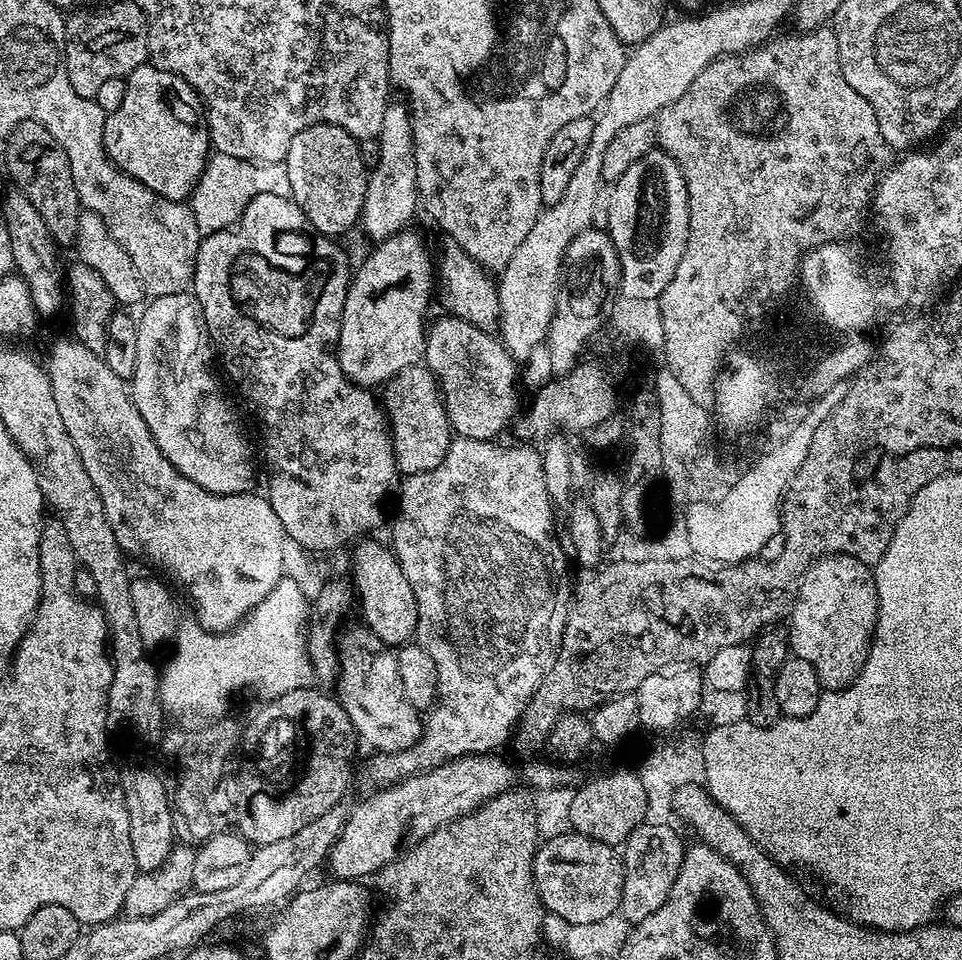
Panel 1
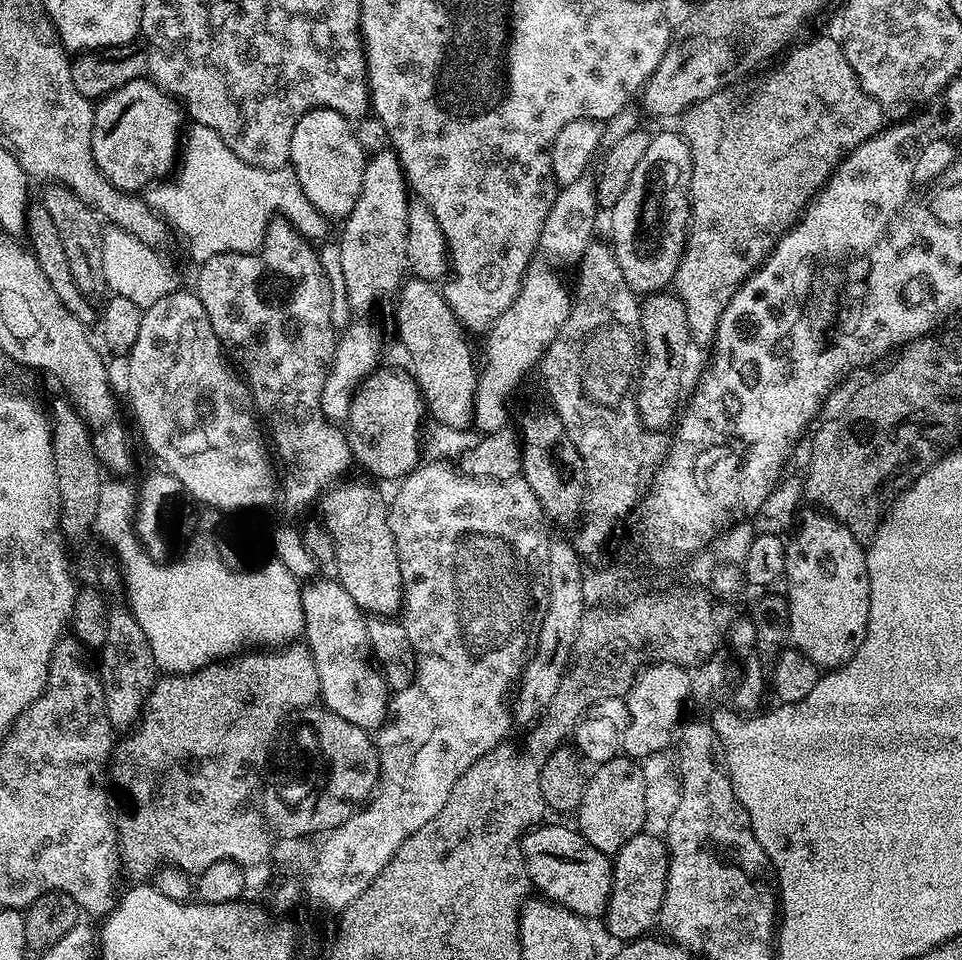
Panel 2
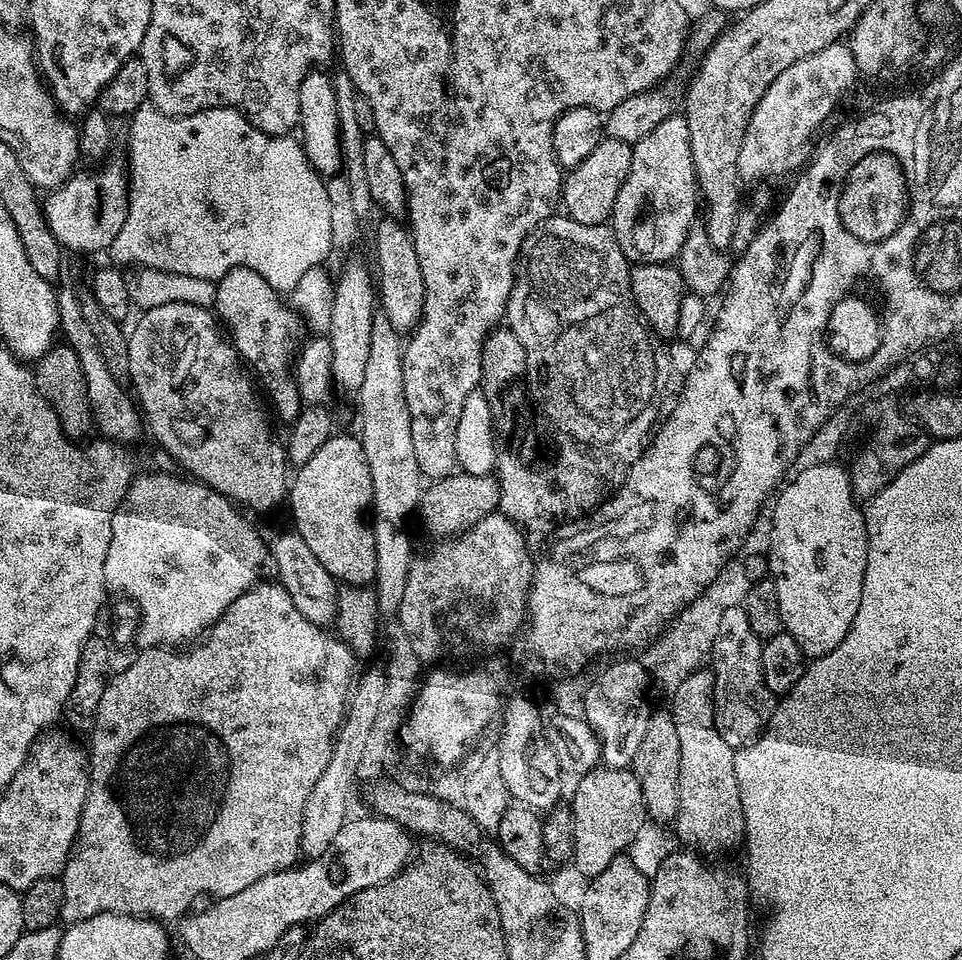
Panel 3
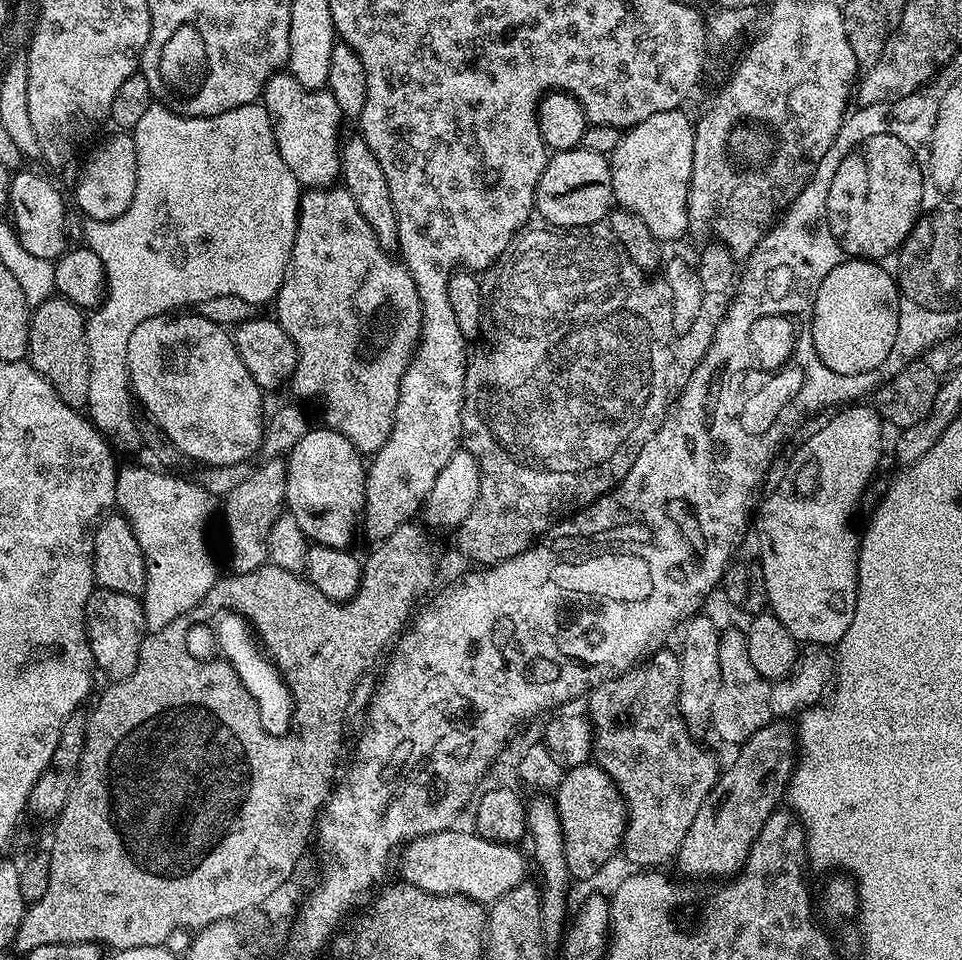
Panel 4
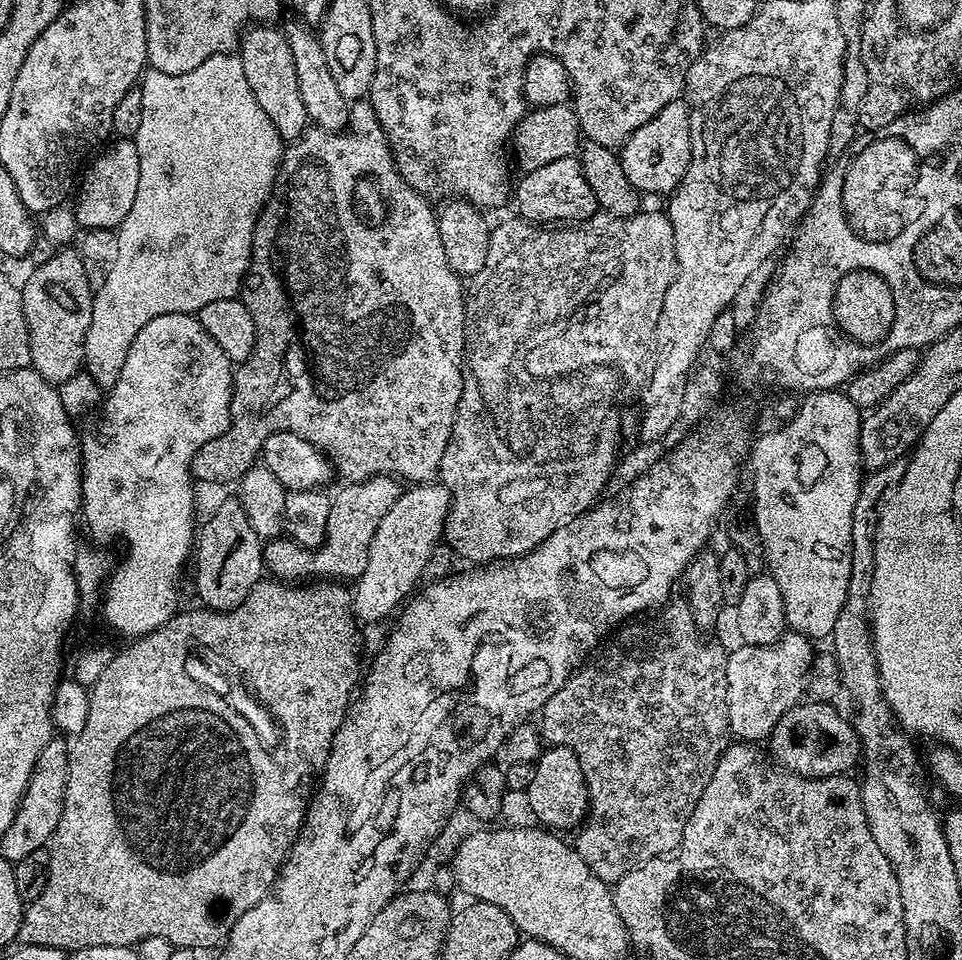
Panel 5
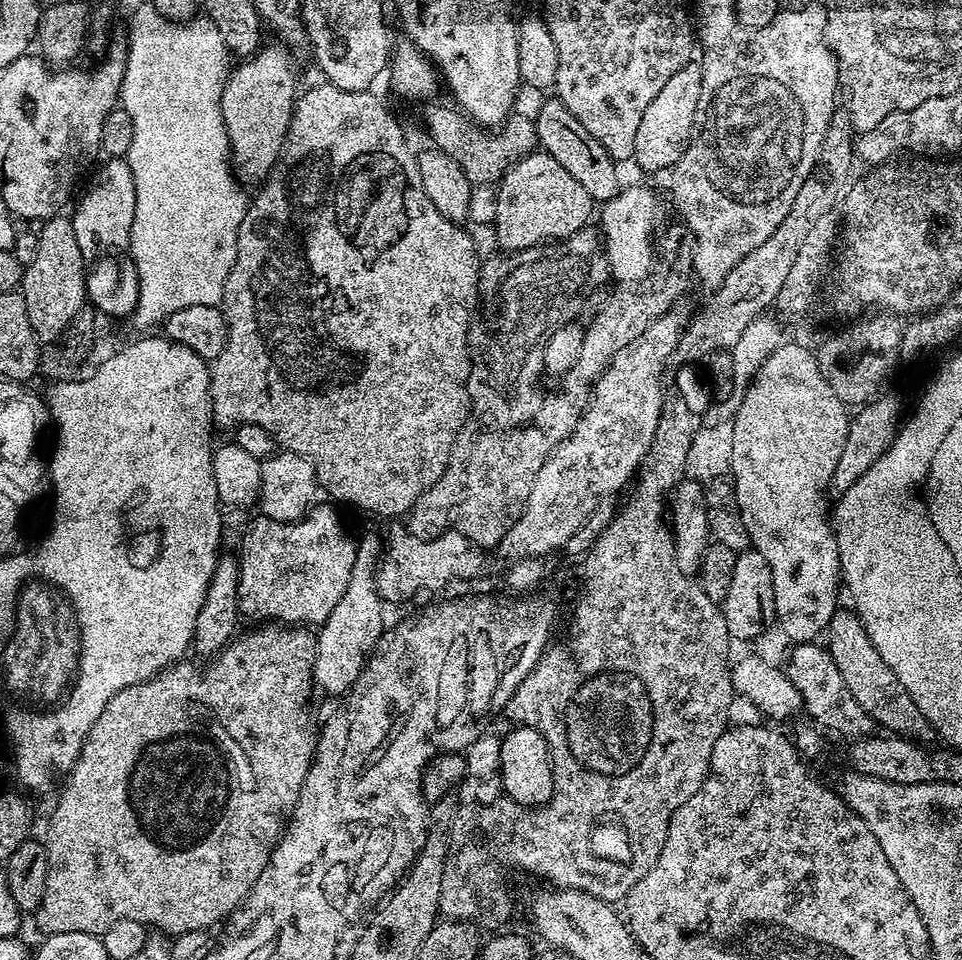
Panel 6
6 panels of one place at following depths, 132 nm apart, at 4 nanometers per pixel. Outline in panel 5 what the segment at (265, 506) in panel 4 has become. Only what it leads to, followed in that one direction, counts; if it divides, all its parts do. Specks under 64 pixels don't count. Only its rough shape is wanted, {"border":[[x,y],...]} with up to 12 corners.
{"border":[[235,499],[196,534],[196,596],[229,612],[266,572]]}

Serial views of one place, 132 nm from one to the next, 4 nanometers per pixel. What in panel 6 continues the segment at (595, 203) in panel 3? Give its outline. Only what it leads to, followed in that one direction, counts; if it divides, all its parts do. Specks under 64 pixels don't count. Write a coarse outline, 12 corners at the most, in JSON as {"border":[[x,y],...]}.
{"border":[[543,150],[496,190],[496,240],[512,252],[575,237],[592,196]]}

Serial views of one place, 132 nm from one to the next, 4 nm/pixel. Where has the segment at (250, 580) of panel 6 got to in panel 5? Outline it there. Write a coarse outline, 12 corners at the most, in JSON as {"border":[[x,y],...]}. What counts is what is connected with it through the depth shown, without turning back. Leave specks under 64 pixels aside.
{"border":[[387,476],[345,483],[324,541],[264,544],[277,581],[355,582],[402,488]]}

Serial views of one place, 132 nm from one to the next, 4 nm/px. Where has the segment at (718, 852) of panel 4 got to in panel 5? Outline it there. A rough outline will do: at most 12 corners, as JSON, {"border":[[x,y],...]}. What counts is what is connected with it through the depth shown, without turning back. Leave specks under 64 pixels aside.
{"border":[[799,702],[766,740],[811,780],[851,773],[860,735],[831,703]]}

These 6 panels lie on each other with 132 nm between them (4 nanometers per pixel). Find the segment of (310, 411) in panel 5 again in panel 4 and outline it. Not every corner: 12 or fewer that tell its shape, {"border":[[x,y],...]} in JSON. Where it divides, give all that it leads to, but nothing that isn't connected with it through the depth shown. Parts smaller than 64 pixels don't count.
{"border":[[347,188],[301,195],[274,319],[293,394],[360,453],[420,343]]}

